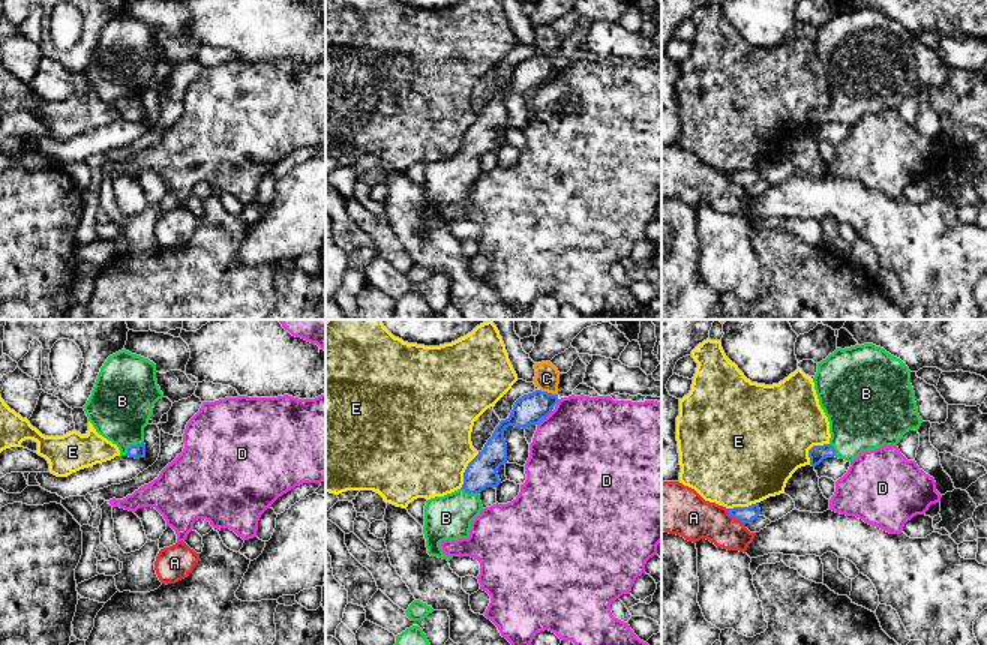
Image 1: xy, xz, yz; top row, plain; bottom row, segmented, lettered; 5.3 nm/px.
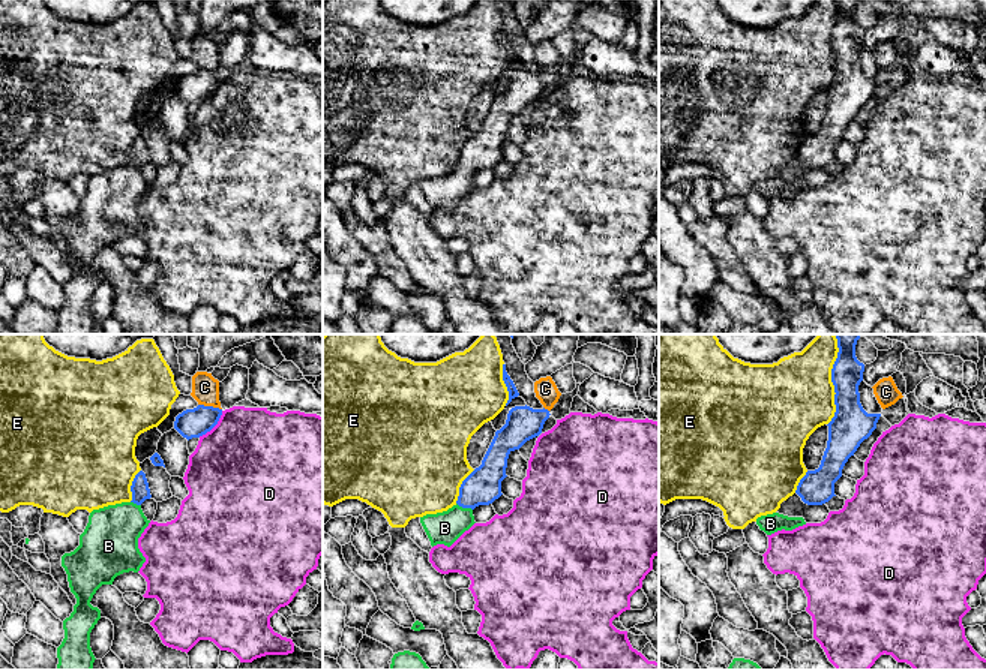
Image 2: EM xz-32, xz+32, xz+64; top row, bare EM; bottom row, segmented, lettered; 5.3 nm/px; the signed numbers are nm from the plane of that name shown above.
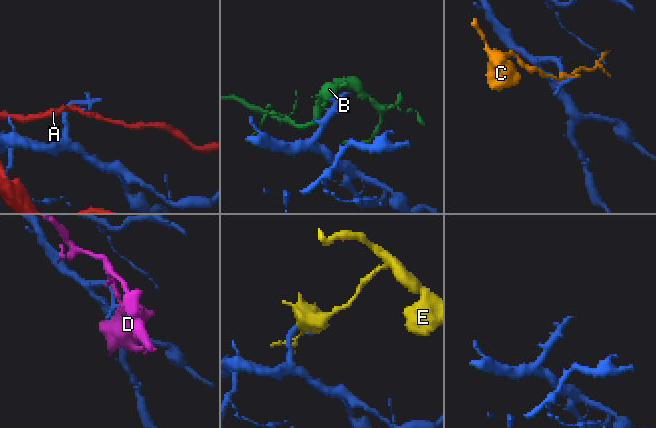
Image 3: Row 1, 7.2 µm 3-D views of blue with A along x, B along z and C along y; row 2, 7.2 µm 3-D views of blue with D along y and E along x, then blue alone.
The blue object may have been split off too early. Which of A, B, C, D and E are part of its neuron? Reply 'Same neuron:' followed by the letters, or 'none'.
Same neuron: B

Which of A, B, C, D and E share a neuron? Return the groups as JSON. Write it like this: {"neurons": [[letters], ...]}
{"neurons": [["A"], ["B"], ["C"], ["D"], ["E"]]}

